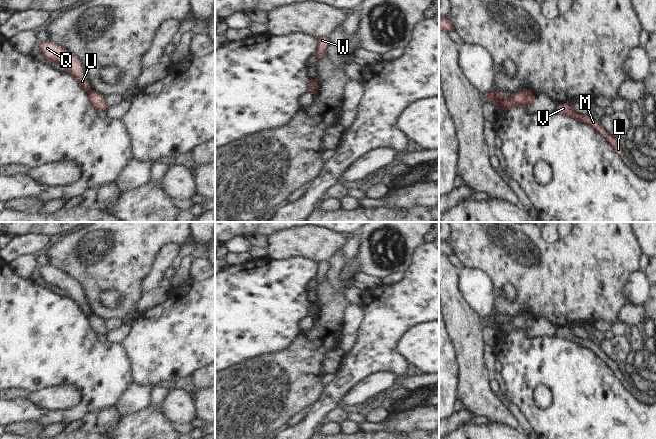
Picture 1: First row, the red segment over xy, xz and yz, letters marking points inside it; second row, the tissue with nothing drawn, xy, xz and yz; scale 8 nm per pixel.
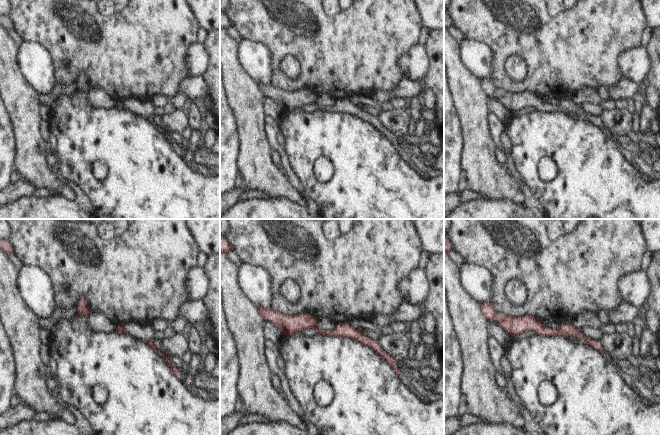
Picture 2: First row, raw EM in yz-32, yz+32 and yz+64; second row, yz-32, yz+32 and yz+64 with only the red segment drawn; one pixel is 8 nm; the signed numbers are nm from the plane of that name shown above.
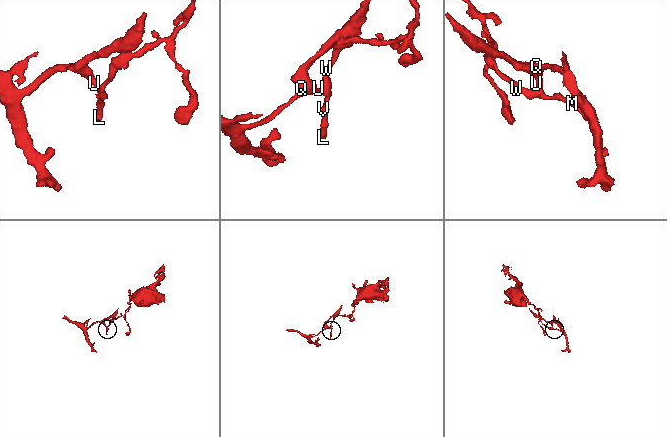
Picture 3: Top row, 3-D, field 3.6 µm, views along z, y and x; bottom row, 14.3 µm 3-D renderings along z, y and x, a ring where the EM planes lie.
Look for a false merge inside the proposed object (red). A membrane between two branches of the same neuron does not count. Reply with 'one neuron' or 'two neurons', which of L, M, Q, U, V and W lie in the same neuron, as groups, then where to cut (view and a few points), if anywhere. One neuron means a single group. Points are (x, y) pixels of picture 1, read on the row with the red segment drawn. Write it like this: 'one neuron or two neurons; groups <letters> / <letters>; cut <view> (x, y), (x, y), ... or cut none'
two neurons; groups L M V W / Q U; cut xy (92, 91), (89, 94)

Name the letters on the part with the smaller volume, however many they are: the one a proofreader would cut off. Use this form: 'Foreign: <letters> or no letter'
Foreign: Q, U

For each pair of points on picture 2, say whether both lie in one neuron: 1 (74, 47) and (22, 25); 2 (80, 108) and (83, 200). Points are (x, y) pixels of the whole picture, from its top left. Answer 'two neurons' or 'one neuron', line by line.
1: one neuron
2: two neurons

